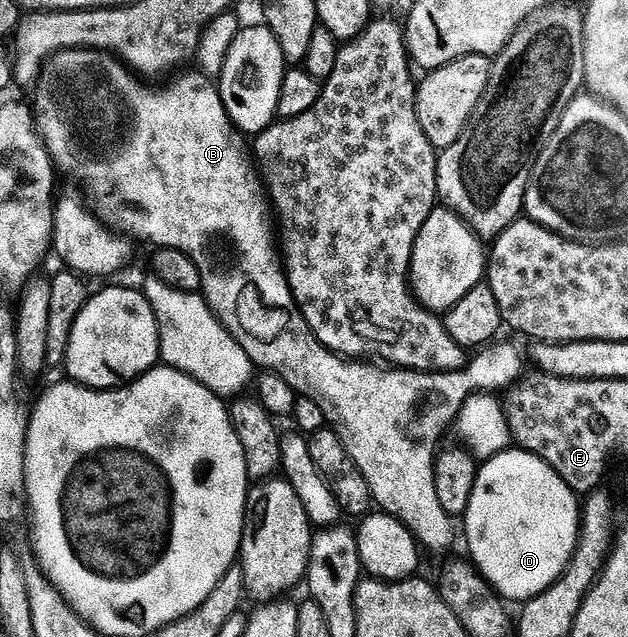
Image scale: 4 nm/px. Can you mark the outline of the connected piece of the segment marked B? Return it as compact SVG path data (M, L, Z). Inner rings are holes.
M77 51L77 56L57 55L57 59L49 63L49 71L45 71L45 79L41 79L40 100L38 103L33 103L31 107L32 114L35 116L36 131L45 144L46 150L49 151L49 158L53 160L54 168L60 174L62 171L67 178L74 179L85 190L92 214L109 231L121 237L128 237L130 240L146 239L147 242L153 243L154 248L179 249L187 253L191 261L195 261L201 278L200 294L214 315L231 333L233 340L247 353L254 368L264 369L266 372L283 377L283 381L287 381L287 385L291 385L298 395L303 395L303 389L307 389L307 393L308 391L327 393L331 389L331 373L343 373L343 365L337 365L337 363L331 365L335 357L329 357L329 348L313 336L313 330L301 316L301 308L293 299L289 288L289 277L285 273L283 259L279 254L279 243L275 238L275 223L271 218L271 203L267 198L258 168L251 165L250 148L241 132L236 130L229 120L218 84L204 73L196 74L183 76L174 87L169 87L166 91L149 91L148 85L140 83L136 79L138 76L116 55L111 59L105 59L105 55L89 55L89 51Z

